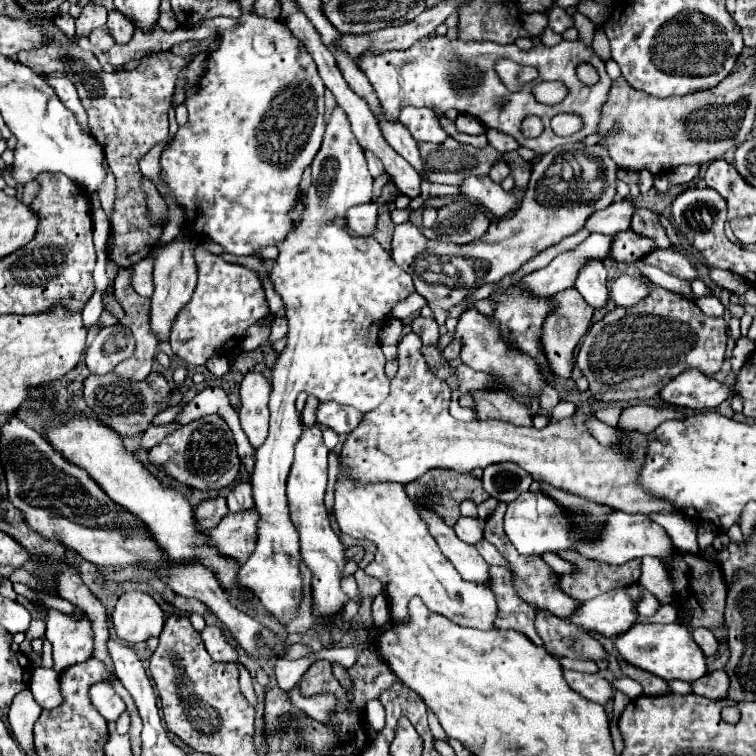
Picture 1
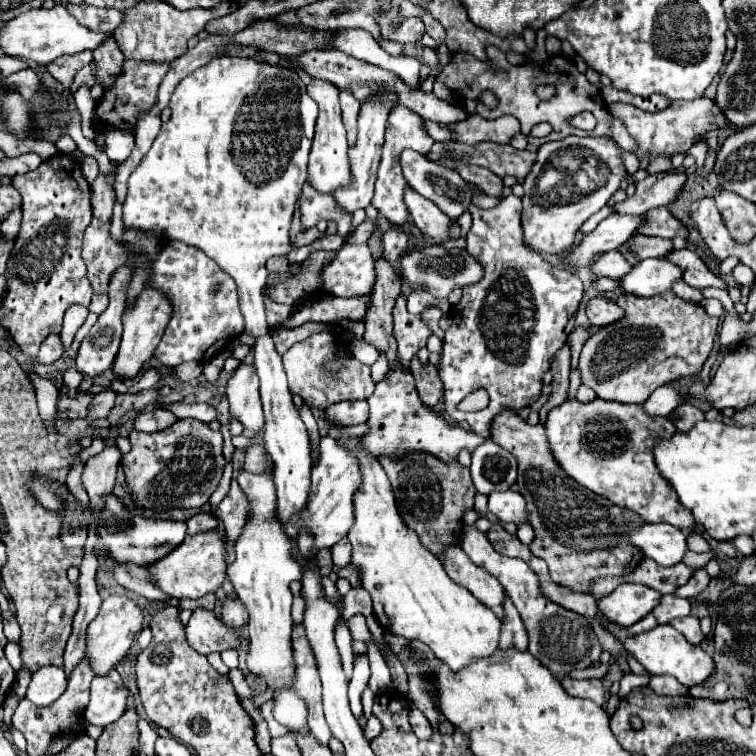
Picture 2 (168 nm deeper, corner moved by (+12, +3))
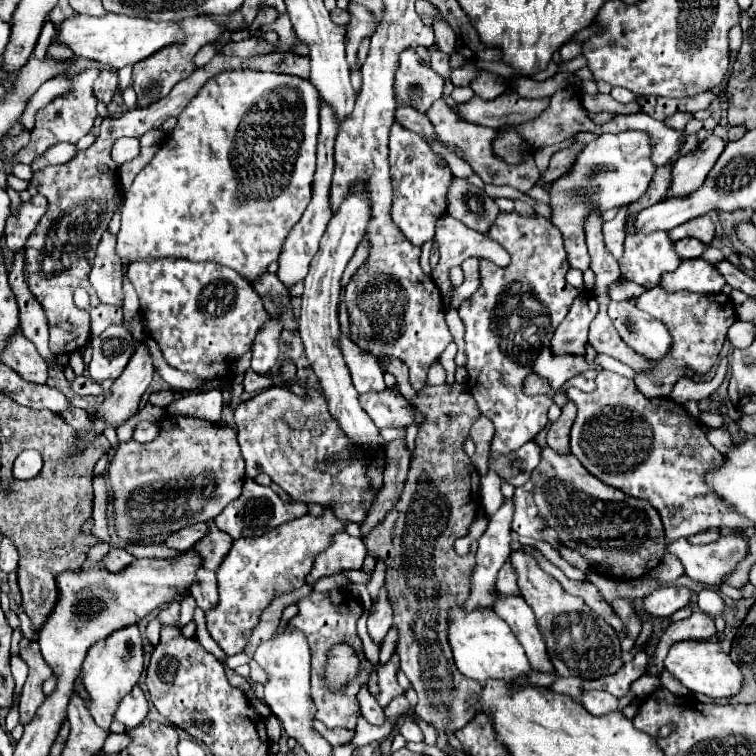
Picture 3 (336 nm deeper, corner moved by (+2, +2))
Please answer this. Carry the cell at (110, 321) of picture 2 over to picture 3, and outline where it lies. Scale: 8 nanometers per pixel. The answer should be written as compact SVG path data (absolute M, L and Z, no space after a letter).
M110 325L100 337L92 339L92 361L88 365L90 377L98 383L106 379L116 379L130 355L134 353L136 343L124 325Z

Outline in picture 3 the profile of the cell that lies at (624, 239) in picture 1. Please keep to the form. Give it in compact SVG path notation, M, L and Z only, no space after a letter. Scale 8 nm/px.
M680 239L674 243L674 249L682 259L694 259L702 255L704 243L700 243L698 239Z

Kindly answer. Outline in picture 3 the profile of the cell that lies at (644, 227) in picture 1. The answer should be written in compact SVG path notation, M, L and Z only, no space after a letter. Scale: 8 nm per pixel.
M696 217L696 219L690 219L686 223L682 223L680 227L674 227L668 231L668 237L672 241L678 241L678 239L684 239L684 237L694 237L702 243L710 243L714 239L714 223L710 221L710 217Z

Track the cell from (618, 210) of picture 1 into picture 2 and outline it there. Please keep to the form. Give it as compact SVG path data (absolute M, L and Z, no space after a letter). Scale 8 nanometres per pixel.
M660 172L650 174L636 184L636 192L628 196L624 202L614 204L612 208L618 214L646 214L652 208L672 204L686 184L684 172Z

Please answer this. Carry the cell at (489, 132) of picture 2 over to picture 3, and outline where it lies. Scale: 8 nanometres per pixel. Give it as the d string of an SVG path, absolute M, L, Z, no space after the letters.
M438 99L434 101L434 105L430 107L428 111L430 115L430 121L434 123L434 129L438 131L438 137L444 141L444 143L450 143L450 145L456 145L462 149L464 153L464 159L472 165L472 169L482 177L484 183L494 183L494 185L510 185L510 187L516 187L518 191L526 193L534 187L534 183L538 181L538 167L534 165L534 155L528 155L522 159L522 163L504 163L502 157L498 157L492 149L492 141L498 137L498 131L496 129L490 129L490 127L480 127L480 125L472 125L472 123L464 123L462 119L458 119L450 107L444 103L444 99Z

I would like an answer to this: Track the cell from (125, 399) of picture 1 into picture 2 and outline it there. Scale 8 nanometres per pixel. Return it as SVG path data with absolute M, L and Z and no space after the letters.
M60 392L60 398L56 402L58 412L64 412L68 418L86 418L86 406L92 400L90 394L80 394L80 396L68 396Z

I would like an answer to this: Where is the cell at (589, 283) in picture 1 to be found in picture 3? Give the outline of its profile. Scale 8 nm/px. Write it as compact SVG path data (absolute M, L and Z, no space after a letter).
M610 301L608 315L628 347L648 359L660 359L670 347L668 329L648 313L634 307L634 301Z

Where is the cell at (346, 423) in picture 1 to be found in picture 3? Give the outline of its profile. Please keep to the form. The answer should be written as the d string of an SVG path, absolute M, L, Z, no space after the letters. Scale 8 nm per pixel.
M390 389L382 393L364 393L360 395L360 403L378 429L408 427L414 421L422 423L422 417L416 411L410 411L408 401Z

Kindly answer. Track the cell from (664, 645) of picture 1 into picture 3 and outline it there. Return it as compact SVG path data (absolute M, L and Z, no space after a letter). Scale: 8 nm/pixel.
M694 639L678 641L678 643L674 643L670 647L664 665L690 691L704 693L704 695L714 697L714 699L732 697L742 687L742 673L730 661L730 657L724 651L720 651L720 647L716 643L712 643L712 641L694 641Z

